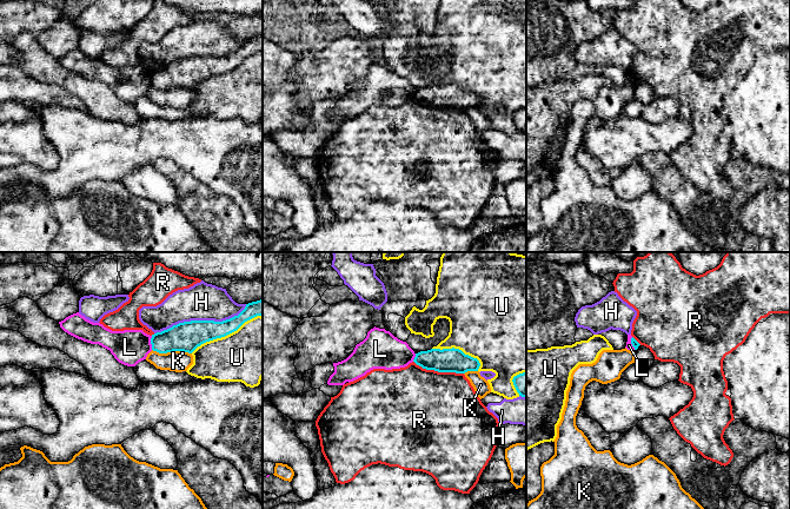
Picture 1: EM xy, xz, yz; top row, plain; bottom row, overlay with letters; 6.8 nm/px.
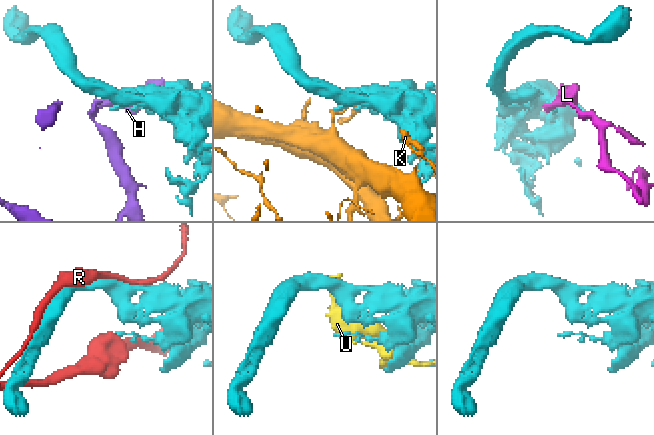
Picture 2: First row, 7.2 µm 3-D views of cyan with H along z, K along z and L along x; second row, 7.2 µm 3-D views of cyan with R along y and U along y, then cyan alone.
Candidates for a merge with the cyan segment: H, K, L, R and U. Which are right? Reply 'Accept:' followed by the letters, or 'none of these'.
Accept: none of these

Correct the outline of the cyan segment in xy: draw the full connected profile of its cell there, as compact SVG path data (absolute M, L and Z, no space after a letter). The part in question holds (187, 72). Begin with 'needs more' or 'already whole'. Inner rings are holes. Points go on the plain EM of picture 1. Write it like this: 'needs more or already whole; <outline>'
already whole; M263 35L246 40L238 51L223 58L191 57L152 71L152 86L159 90L184 87L192 90L201 80L237 67L245 58L263 53Z

